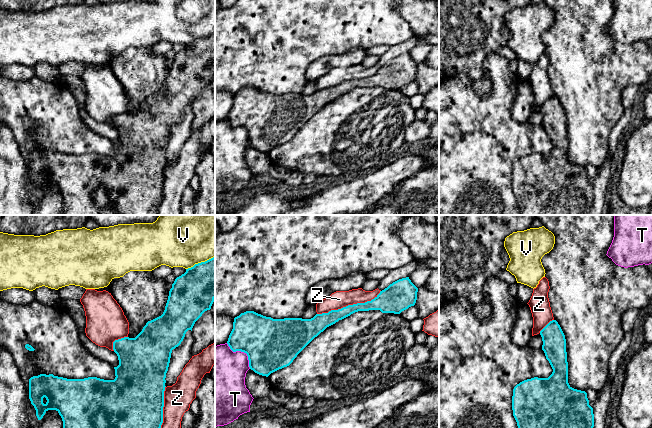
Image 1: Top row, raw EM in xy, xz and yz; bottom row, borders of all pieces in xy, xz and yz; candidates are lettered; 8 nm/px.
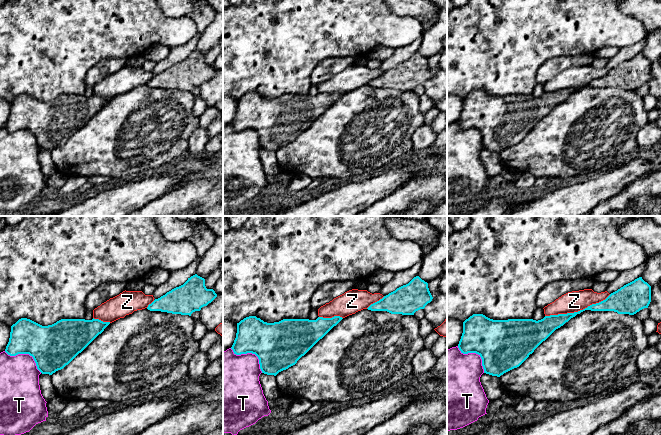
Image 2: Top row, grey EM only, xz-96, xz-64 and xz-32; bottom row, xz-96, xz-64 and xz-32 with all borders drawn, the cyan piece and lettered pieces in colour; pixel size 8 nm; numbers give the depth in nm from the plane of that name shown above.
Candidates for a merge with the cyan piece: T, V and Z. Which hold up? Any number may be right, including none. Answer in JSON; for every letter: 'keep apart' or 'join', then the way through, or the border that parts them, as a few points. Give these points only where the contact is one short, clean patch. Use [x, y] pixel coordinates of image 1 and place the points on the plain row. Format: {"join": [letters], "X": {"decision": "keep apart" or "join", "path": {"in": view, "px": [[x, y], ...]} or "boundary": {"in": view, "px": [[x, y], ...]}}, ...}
{"join": [], "T": {"decision": "keep apart"}, "V": {"decision": "keep apart"}, "Z": {"decision": "keep apart"}}

